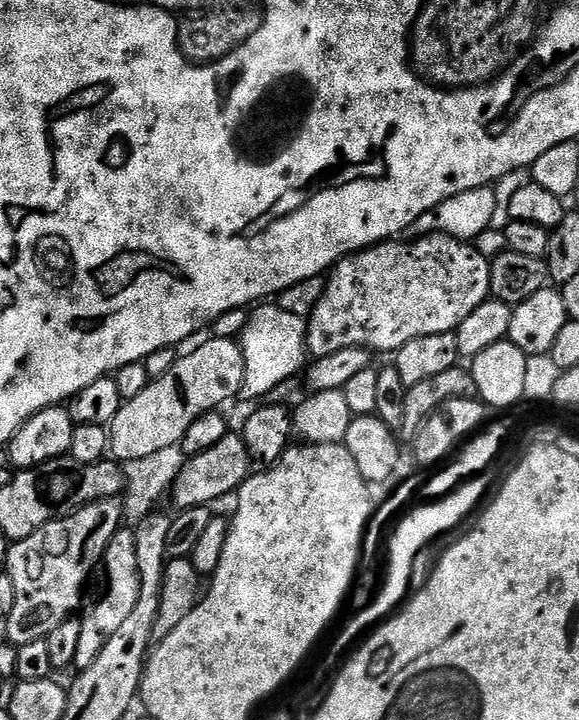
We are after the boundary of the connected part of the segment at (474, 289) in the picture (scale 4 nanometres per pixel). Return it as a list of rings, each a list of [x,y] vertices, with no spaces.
[[[428,234],[423,238],[416,238],[413,244],[396,244],[400,242],[385,242],[377,244],[364,251],[344,257],[336,267],[327,273],[324,293],[318,302],[318,306],[312,311],[311,316],[307,317],[308,325],[308,350],[313,357],[319,358],[326,354],[338,354],[338,350],[350,350],[351,348],[367,348],[373,354],[388,352],[394,354],[406,342],[414,342],[414,338],[426,338],[426,334],[446,334],[455,333],[458,327],[469,314],[474,314],[482,302],[489,299],[492,287],[490,286],[490,260],[486,255],[476,249],[471,243],[463,240],[456,240],[453,236],[442,236],[439,234]]]

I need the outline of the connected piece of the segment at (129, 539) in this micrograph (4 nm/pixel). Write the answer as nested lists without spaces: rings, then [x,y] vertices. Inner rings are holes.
[[[124,526],[114,534],[114,538],[110,538],[110,546],[106,546],[106,554],[102,561],[102,576],[104,572],[104,580],[108,585],[105,586],[104,593],[93,602],[92,609],[90,604],[87,611],[79,617],[80,633],[75,662],[77,669],[83,670],[92,665],[94,658],[102,654],[102,646],[106,646],[106,642],[114,638],[118,626],[126,622],[130,610],[134,610],[134,602],[138,602],[140,571],[138,570],[138,550],[134,550],[135,541],[135,531],[131,527]]]

